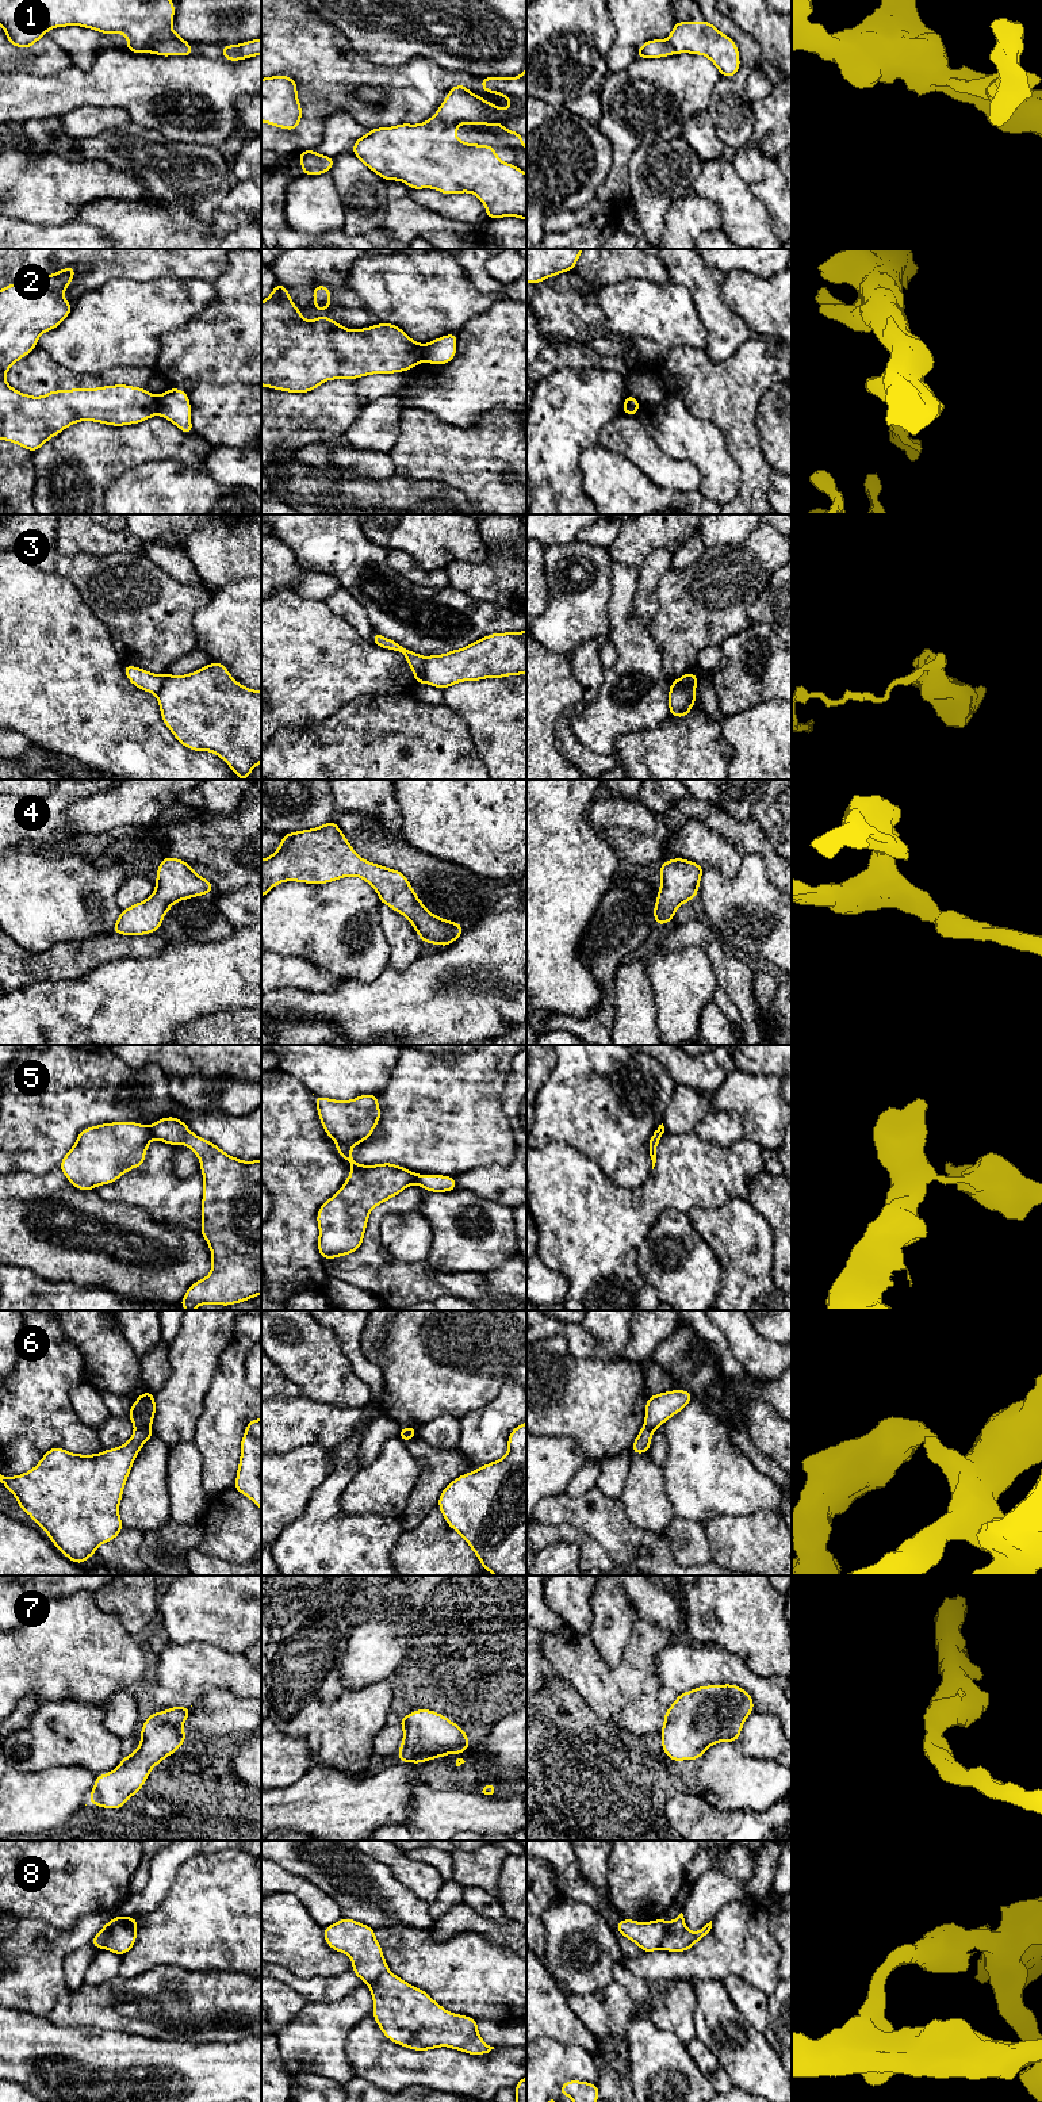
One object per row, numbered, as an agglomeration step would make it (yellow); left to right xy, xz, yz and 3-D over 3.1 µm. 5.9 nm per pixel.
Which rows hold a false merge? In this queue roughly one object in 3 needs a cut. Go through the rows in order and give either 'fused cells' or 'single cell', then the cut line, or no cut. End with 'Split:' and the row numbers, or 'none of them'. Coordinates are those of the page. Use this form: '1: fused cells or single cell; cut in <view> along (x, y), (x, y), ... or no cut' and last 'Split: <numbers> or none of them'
1: single cell; no cut
2: fused cells; cut in xy along (156, 397), (159, 413)
3: fused cells; cut in xz along (425, 658), (424, 681)
4: single cell; no cut
5: fused cells; cut in xy along (148, 1128), (153, 1136)
6: fused cells; cut in xy along (149, 1425), (136, 1428)
7: single cell; no cut
8: fused cells; cut in xy along (114, 1919), (104, 1947)
Split: 2, 3, 5, 6, 8

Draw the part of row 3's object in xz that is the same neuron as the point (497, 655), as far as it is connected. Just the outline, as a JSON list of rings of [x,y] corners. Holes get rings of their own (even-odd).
[[[526,631],[491,633],[464,648],[425,658],[425,682],[445,689],[463,681],[526,674]]]

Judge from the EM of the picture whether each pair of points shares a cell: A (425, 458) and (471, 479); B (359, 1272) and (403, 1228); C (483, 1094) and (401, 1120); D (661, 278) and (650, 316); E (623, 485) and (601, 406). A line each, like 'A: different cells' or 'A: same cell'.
A: same cell
B: different cells
C: same cell
D: different cells
E: different cells

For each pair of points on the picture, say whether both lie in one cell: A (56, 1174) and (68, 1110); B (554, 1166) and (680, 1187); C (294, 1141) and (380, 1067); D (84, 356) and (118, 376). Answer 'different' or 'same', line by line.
A: different
B: same
C: different
D: different

